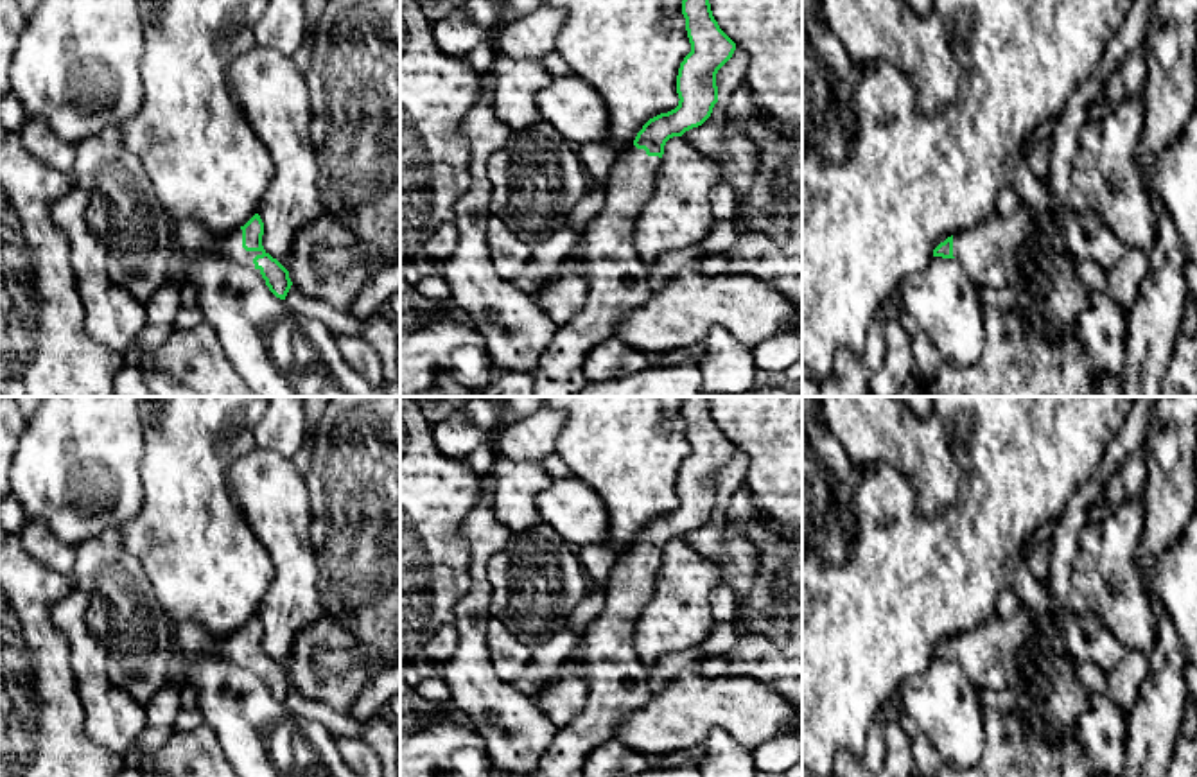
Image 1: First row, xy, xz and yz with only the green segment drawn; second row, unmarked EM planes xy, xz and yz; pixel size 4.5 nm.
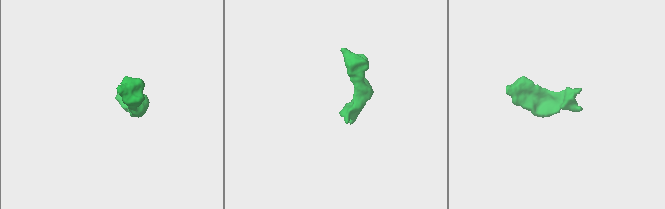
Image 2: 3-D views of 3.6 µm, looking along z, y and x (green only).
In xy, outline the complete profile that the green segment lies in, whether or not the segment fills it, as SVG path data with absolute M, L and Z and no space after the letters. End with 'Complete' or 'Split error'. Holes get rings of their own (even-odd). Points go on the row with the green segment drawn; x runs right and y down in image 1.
M255 214L244 226L217 240L217 251L232 262L251 267L262 275L269 291L285 300L293 282L289 271L262 246L264 223Z. Split error

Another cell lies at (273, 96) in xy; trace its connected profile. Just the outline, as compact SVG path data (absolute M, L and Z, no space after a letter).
M262 45L240 54L226 68L226 79L232 97L275 162L275 178L264 192L257 214L264 223L266 253L287 269L296 233L325 214L318 187L319 169L310 140L312 115L307 83L293 57Z

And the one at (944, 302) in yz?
M931 257L924 269L904 276L897 291L906 312L915 318L919 330L928 336L946 361L962 368L980 361L983 350L980 289L957 258Z

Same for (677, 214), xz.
M682 136L664 145L653 194L633 231L637 257L648 266L662 255L700 244L712 230L711 190L721 181L720 165Z

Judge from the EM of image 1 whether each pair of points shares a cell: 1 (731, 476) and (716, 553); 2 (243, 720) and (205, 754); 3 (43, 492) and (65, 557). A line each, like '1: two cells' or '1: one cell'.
1: one cell
2: two cells
3: two cells

